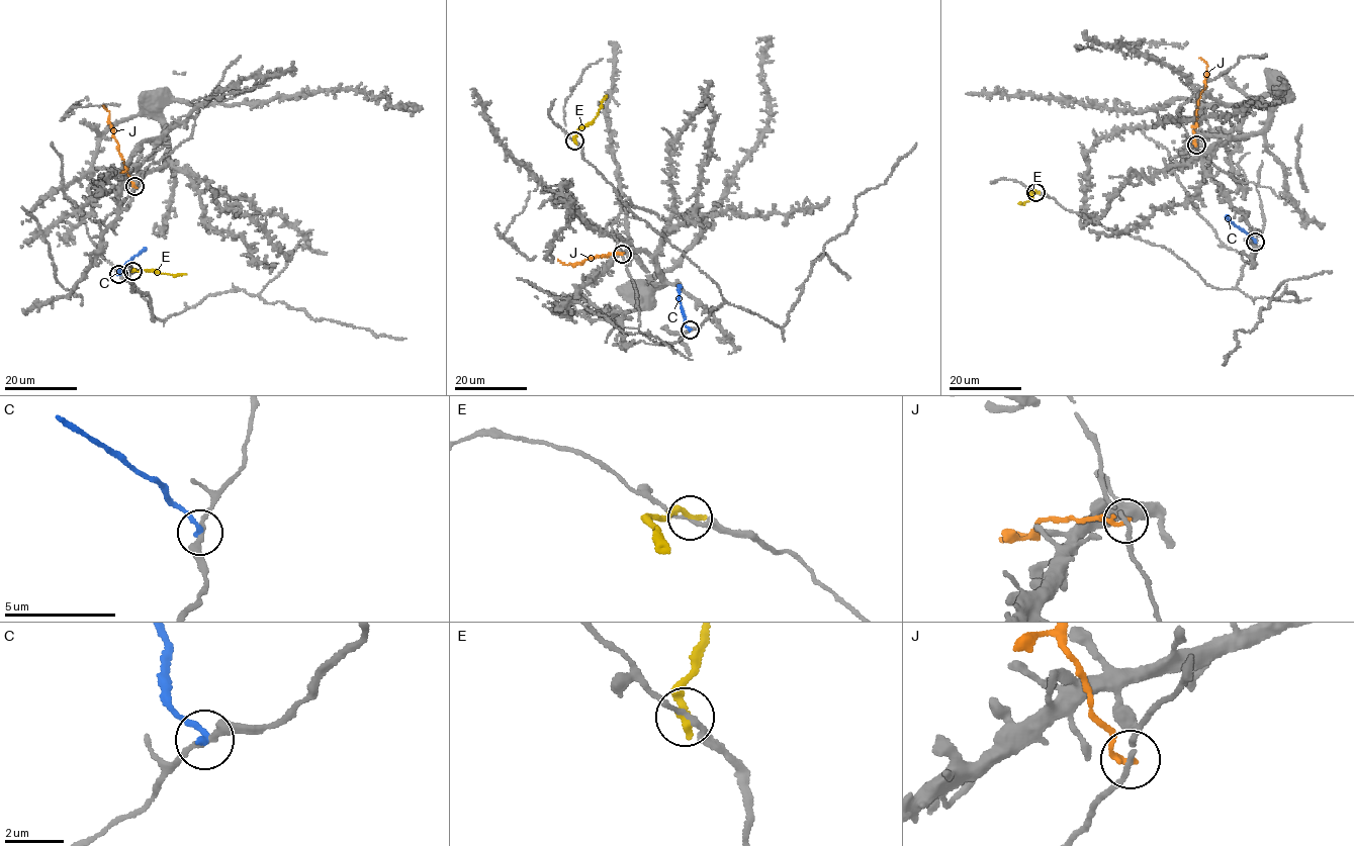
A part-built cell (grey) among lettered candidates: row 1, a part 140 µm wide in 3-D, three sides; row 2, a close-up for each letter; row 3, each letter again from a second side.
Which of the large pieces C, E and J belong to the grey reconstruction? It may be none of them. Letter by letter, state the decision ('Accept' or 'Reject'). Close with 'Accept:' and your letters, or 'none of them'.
C: Reject
E: Reject
J: Reject
Accept: none of them

